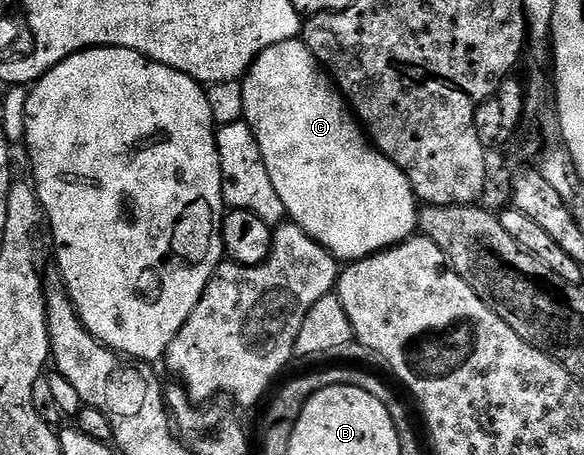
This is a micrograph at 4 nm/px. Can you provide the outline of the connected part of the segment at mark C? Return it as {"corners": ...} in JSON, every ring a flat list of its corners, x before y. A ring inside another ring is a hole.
{"corners":[[297,38,278,42,270,46,254,61,252,67,248,69,248,75,242,80,244,89,242,90,242,102,244,103,244,120,250,130,253,131,254,138,257,139,258,147,262,152,262,159,266,164,266,171,270,174,270,181,274,184,274,189,278,196,282,198,282,205,287,212,287,219,298,225,310,238,314,238,326,251,335,256,337,261,351,262,361,260,367,256,372,256,376,252,382,252,386,248,393,248,395,244,401,244,413,235,418,228,418,201,406,174,390,162,390,158,382,155,373,145,371,139,366,135,361,123,356,119,353,111,348,106,347,100,340,94,339,88,330,79,327,72,320,67,314,58,314,54,304,44,303,39]]}

